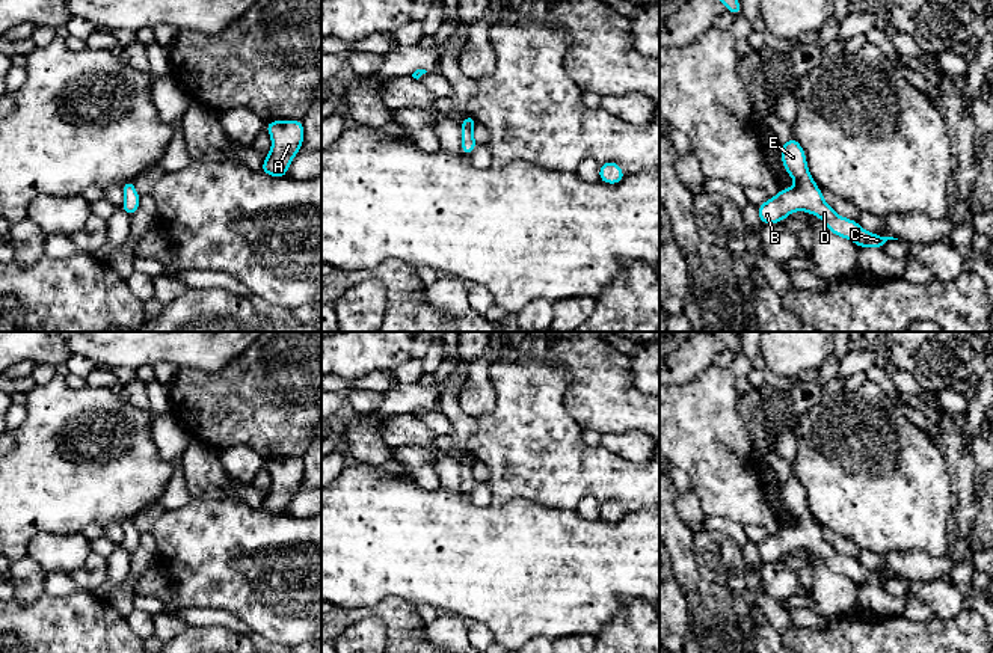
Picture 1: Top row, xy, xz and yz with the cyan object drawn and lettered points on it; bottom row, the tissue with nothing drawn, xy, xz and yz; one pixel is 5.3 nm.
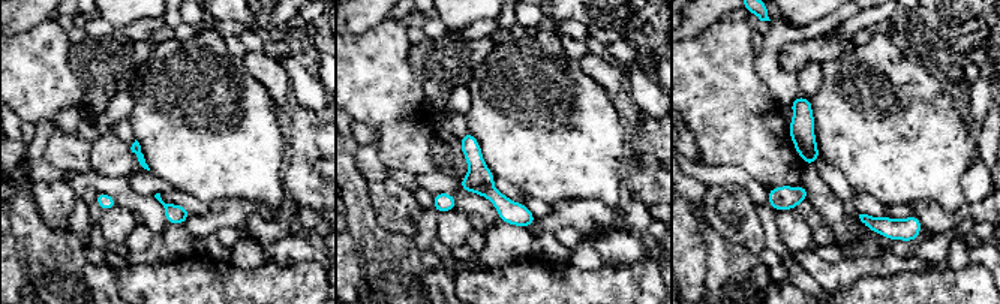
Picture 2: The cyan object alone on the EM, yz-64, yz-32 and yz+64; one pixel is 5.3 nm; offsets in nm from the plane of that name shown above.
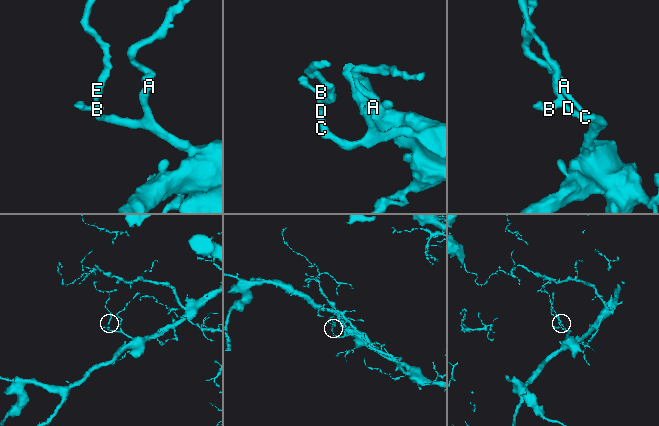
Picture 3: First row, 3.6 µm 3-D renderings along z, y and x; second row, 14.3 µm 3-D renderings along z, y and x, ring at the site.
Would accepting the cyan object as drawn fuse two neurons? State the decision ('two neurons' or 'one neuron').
one neuron

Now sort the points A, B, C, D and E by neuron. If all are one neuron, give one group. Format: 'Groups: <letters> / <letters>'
Groups: A B C D E

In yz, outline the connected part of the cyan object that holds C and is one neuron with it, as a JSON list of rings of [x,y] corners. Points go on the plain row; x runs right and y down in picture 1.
[[[794,474],[780,486],[780,493],[783,505],[797,520],[797,525],[786,525],[758,544],[762,563],[779,561],[794,549],[806,549],[819,555],[830,570],[856,581],[859,585],[883,587],[887,578],[898,578],[868,570],[856,558],[836,552],[810,514],[806,492]]]

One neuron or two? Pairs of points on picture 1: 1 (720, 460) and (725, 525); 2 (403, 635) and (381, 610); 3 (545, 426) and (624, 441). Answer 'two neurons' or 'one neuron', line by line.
1: two neurons
2: one neuron
3: two neurons

